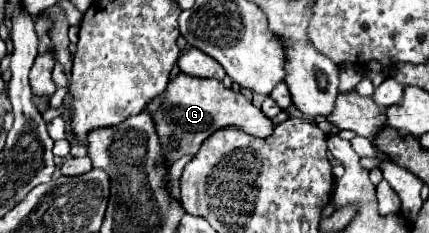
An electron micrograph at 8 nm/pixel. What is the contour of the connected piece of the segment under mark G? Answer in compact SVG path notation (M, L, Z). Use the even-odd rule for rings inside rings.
M178 73L168 83L166 91L154 97L146 105L146 111L154 119L156 133L160 137L160 145L166 151L170 163L178 161L184 155L196 155L204 139L222 127L232 125L254 137L268 137L274 129L272 121L264 117L264 113L258 107L254 107L242 93L226 89L216 79L198 79L186 73ZM172 143L178 143L176 149L172 149Z

